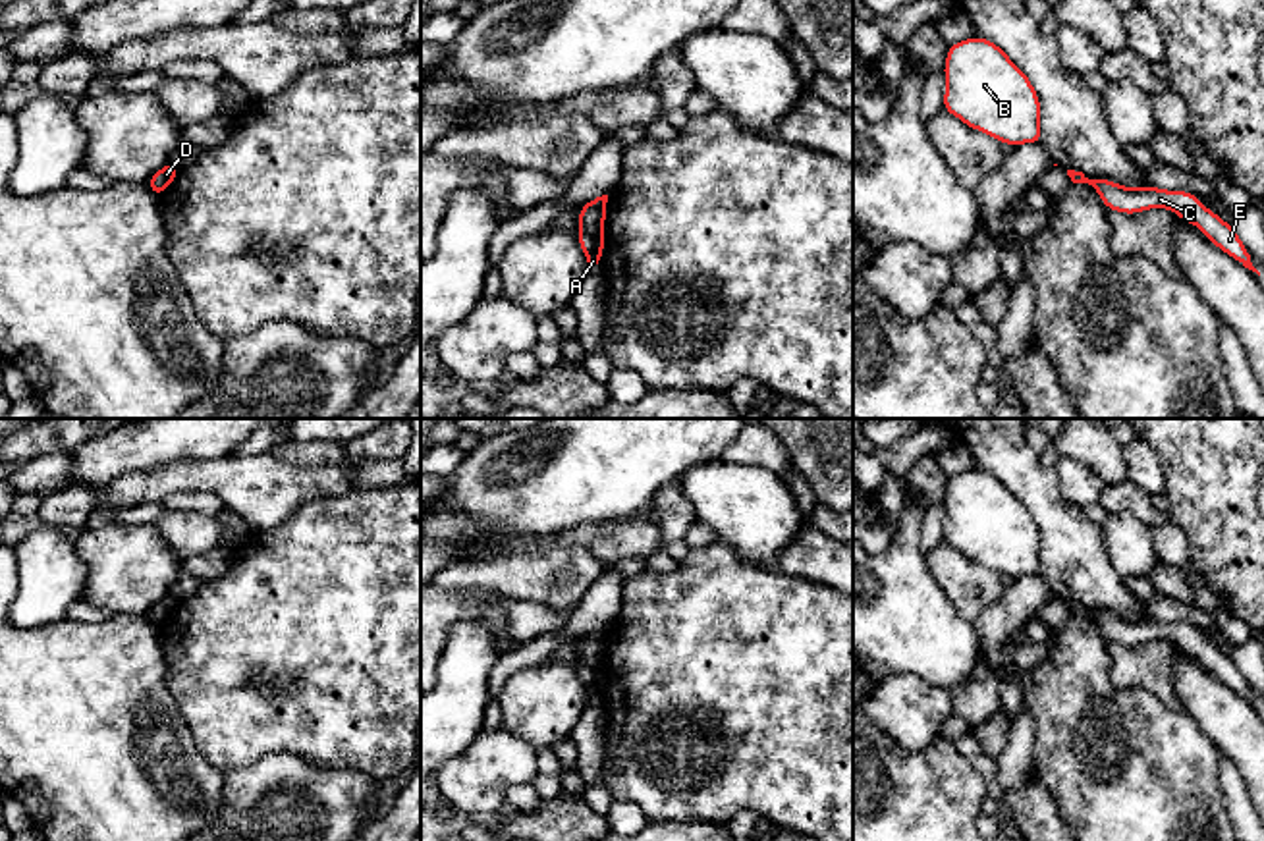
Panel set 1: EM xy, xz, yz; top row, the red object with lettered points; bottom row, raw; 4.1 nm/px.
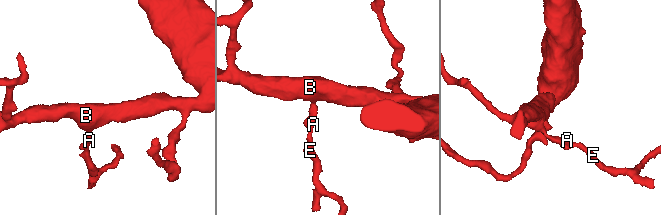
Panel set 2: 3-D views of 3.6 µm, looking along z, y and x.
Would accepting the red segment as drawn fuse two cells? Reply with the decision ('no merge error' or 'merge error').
merge error

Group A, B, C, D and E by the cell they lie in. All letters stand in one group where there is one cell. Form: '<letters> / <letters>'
A C E / B D

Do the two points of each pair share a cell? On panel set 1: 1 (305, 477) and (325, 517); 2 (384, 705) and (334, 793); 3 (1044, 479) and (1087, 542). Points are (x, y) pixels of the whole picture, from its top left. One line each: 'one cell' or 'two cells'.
1: two cells
2: two cells
3: one cell

